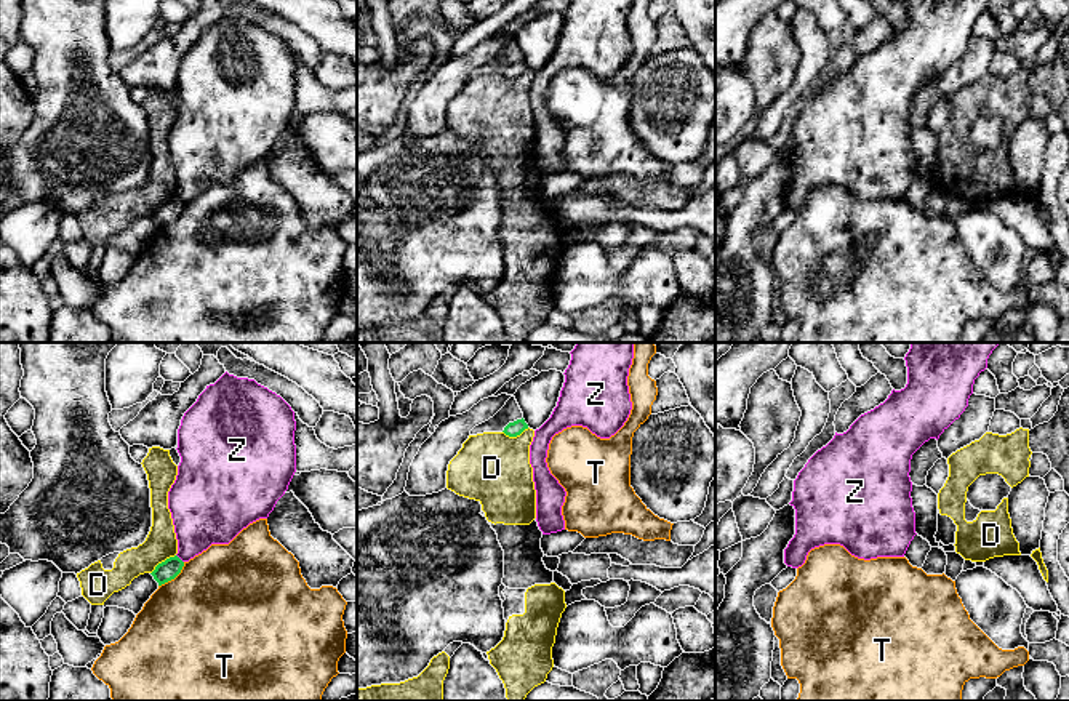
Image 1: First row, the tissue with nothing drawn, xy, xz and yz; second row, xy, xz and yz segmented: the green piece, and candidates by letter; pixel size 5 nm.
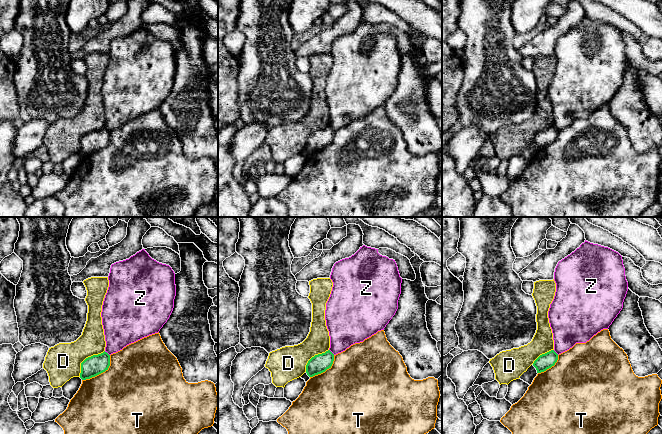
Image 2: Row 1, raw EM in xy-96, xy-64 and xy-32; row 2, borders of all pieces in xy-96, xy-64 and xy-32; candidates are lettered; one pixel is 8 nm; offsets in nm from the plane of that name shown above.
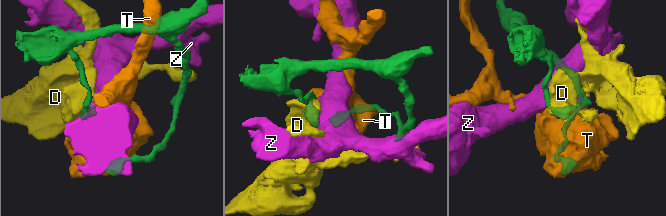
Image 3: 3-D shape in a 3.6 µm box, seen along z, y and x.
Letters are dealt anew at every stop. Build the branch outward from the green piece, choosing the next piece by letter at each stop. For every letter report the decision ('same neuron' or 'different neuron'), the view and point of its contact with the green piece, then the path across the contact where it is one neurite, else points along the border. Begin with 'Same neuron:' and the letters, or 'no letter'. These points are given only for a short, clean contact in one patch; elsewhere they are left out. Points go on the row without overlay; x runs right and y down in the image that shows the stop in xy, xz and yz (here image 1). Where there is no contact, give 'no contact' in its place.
Same neuron: no letter
D: different neuron; contact xy (162, 204)
T: different neuron; contact xy (173, 220)
Z: different neuron; contact xy (180, 200); border xy (176, 196), (183, 204)

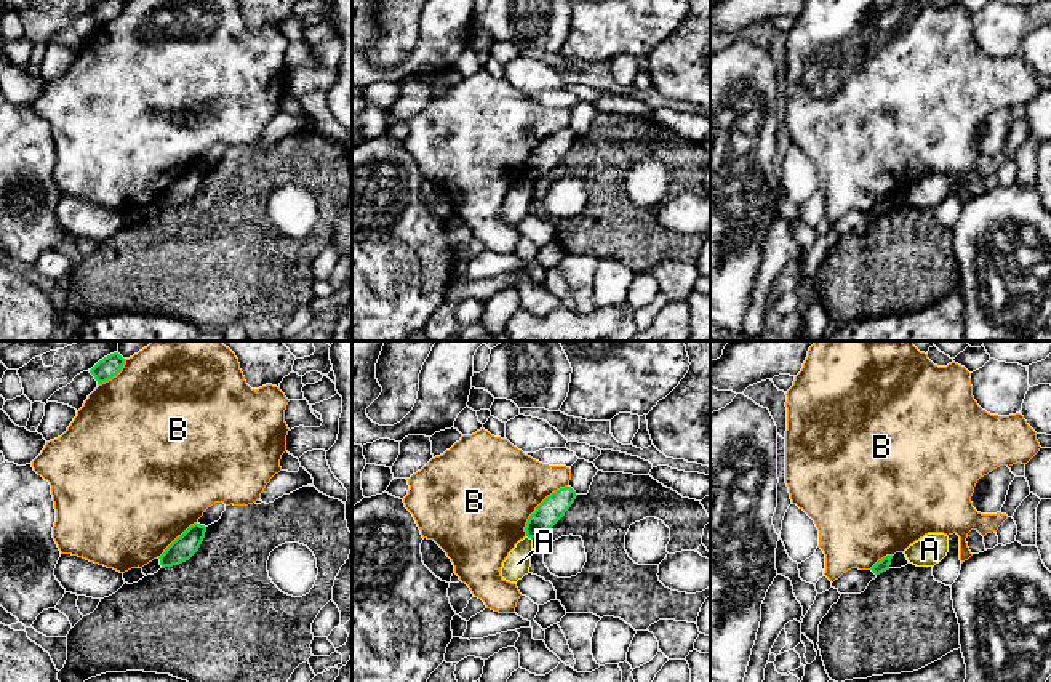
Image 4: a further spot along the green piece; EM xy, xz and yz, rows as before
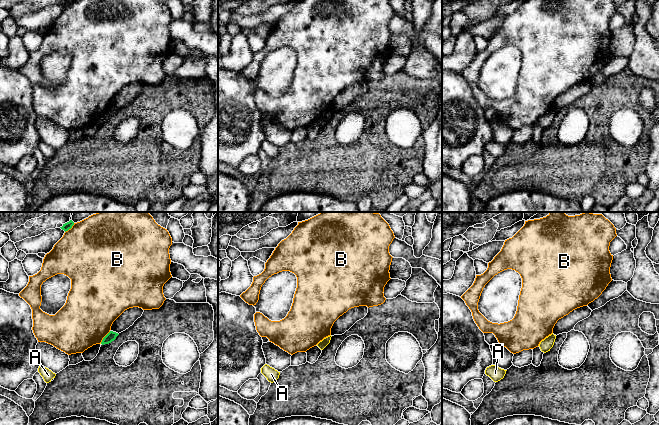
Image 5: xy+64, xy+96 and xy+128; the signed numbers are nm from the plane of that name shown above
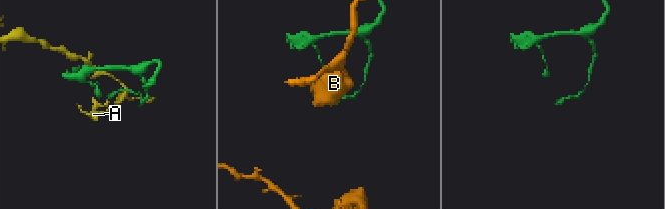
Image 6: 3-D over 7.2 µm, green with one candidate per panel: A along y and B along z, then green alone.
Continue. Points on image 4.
Same neuron: no letter
A: different neuron; contact xz (530, 178); border xz (527, 176), (531, 181)
B: different neuron; contact xz (538, 148)

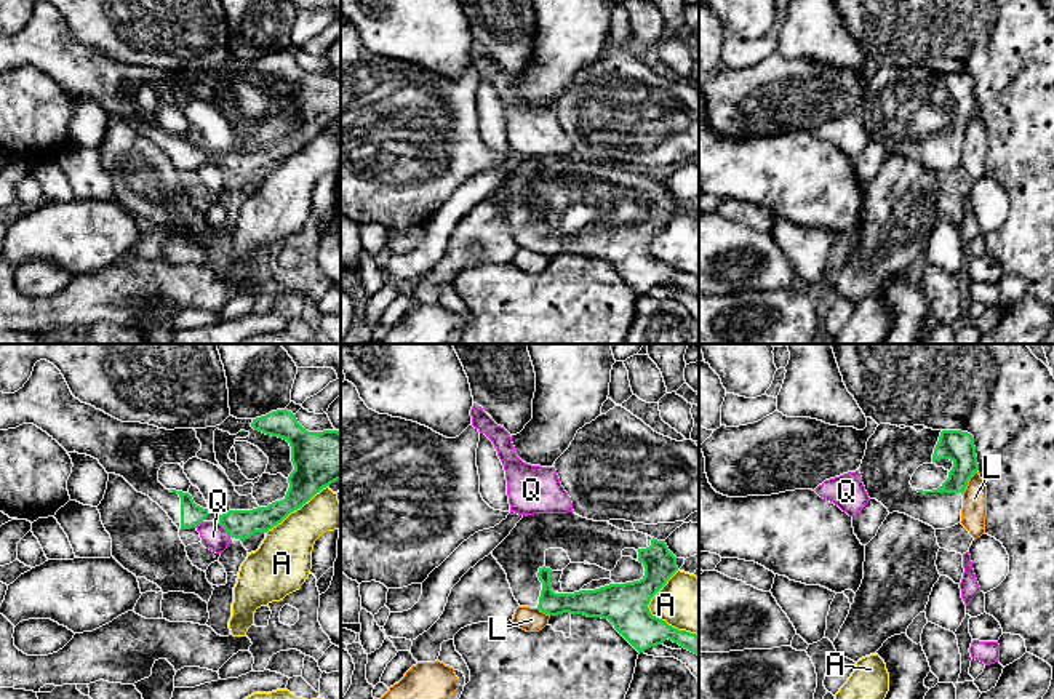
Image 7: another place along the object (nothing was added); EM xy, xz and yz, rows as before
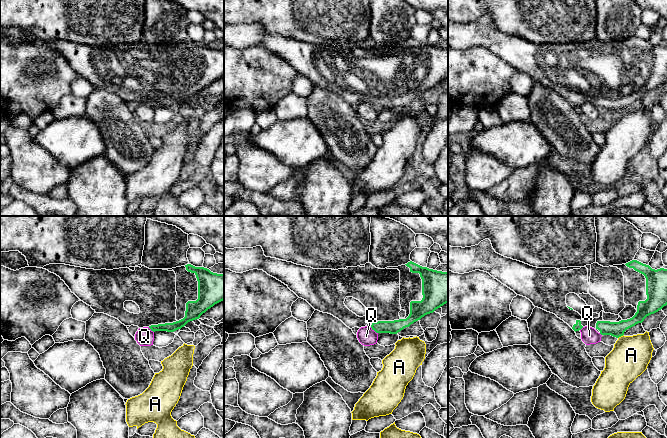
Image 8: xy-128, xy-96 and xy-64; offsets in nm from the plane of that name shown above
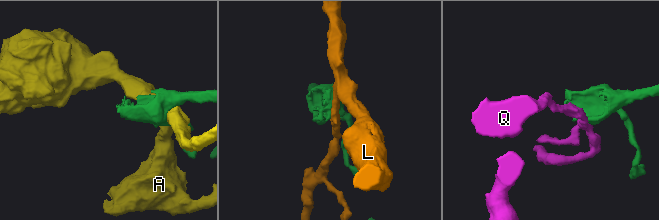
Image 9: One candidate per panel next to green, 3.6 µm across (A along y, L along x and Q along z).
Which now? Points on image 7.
Same neuron: no letter
A: different neuron; contact xz (651, 256)
L: different neuron; contact yz (968, 122); border yz (976, 112), (962, 135)
Q: different neuron; contact xy (224, 170); border xy (218, 165), (231, 178)

